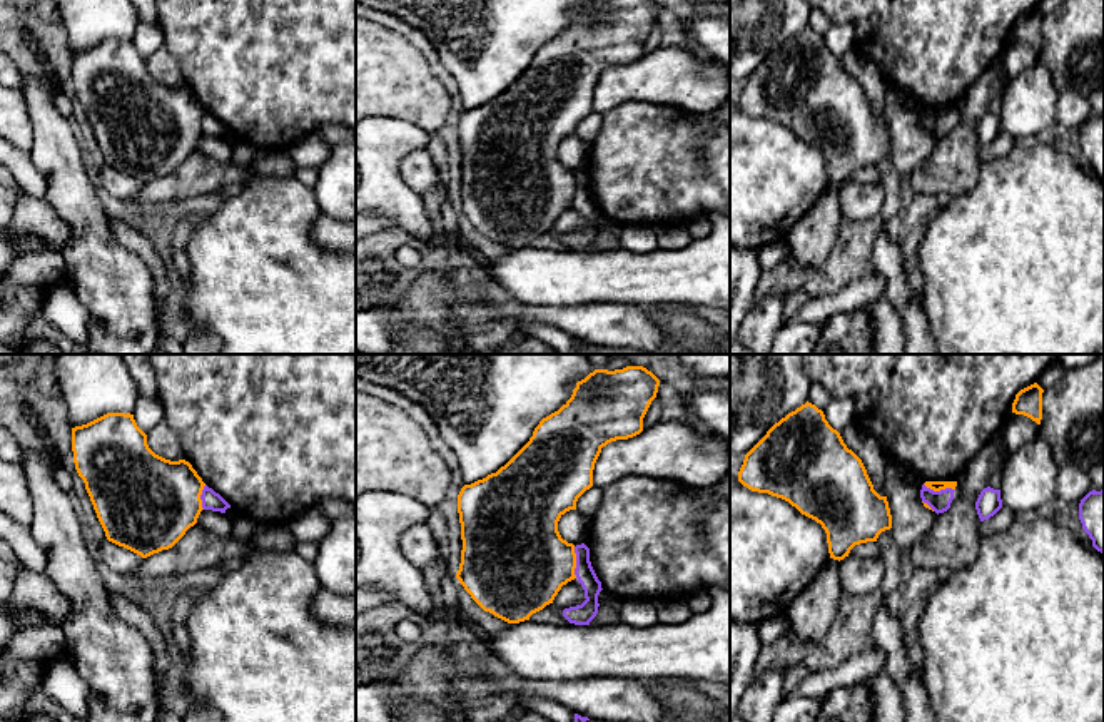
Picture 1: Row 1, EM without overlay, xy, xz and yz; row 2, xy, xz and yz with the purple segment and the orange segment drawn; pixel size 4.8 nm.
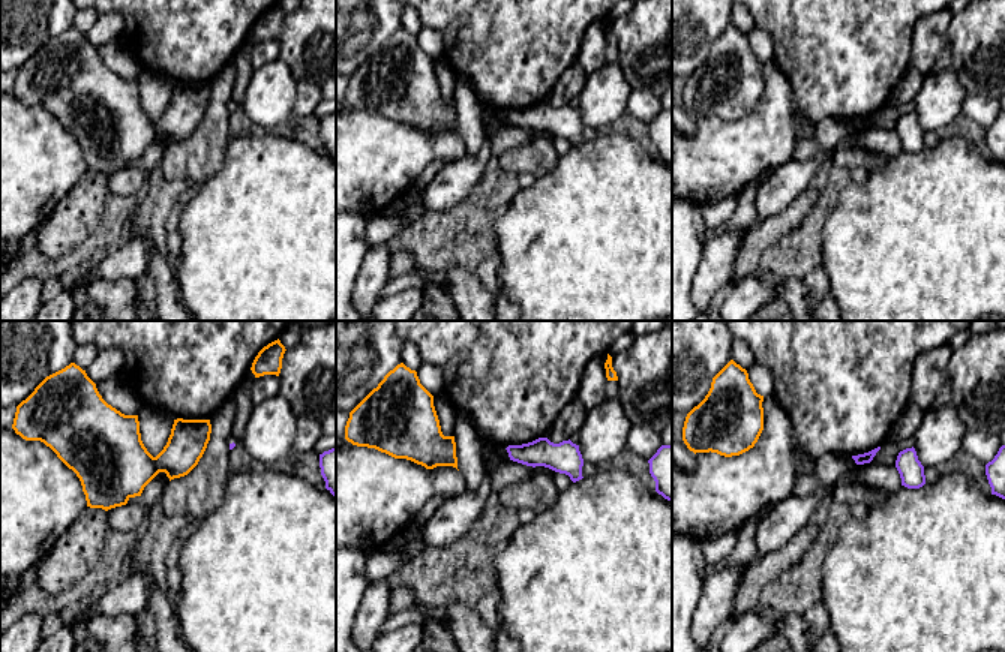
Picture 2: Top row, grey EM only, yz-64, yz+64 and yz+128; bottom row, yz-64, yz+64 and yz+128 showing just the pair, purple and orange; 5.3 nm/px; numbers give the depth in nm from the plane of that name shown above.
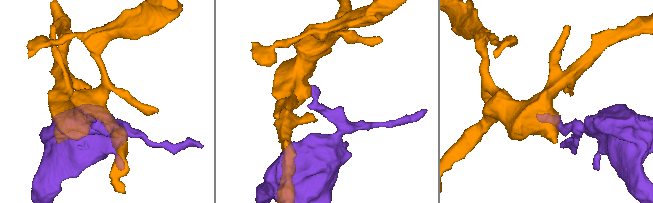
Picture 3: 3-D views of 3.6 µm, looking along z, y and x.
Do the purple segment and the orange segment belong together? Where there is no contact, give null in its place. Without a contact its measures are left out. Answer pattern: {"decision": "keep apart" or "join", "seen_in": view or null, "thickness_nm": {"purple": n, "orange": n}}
{"decision": "keep apart", "seen_in": "xz", "thickness_nm": {"purple": 100, "orange": 420}}

